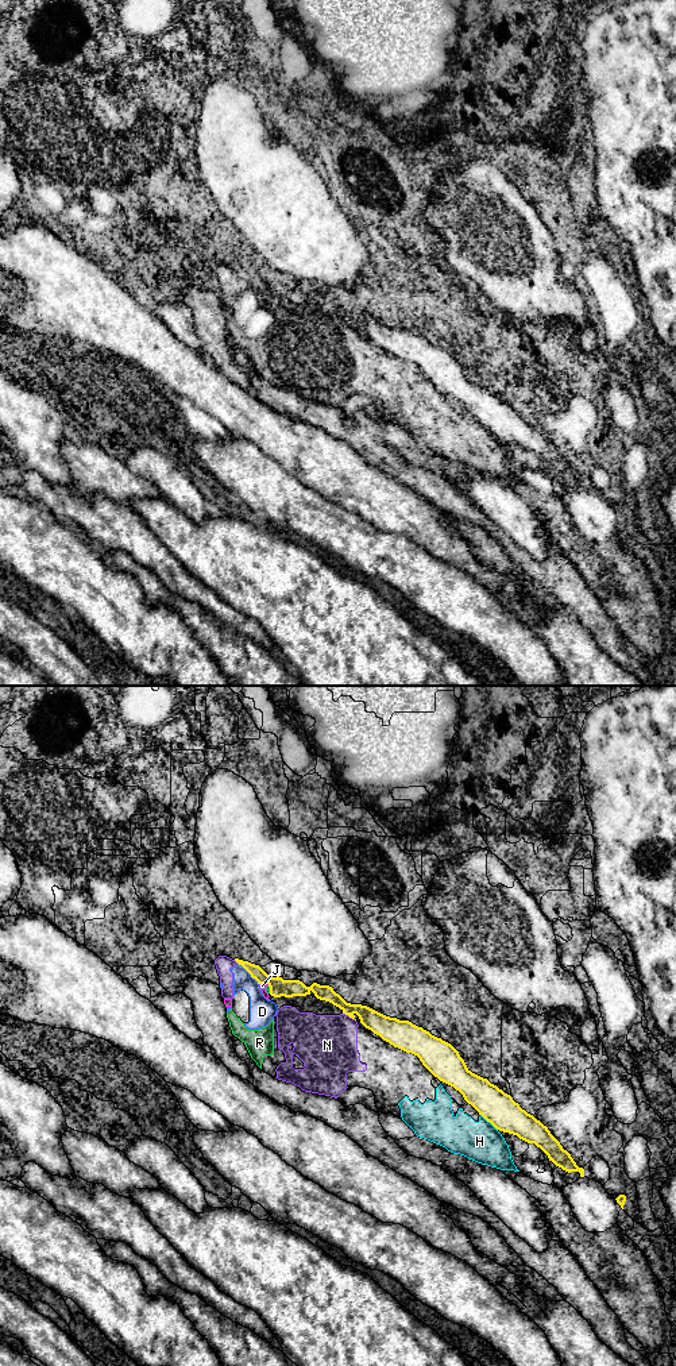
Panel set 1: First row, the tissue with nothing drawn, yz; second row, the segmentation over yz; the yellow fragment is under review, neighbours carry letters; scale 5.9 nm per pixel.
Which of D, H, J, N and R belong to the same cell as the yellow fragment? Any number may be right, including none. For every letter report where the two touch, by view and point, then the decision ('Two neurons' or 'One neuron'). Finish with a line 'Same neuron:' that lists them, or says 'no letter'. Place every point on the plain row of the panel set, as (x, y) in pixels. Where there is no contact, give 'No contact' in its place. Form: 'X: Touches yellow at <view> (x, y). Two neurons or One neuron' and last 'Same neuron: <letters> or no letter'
D: Touches yellow at yz (248, 281). Two neurons
H: Touches yellow at yz (489, 429). Two neurons
J: Touches yellow at yz (265, 292). Two neurons
N: Touches yellow at yz (350, 325). Two neurons
R: Touches yellow at yz (270, 298). Two neurons
Same neuron: no letter

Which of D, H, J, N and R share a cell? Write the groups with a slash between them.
D H J N R

